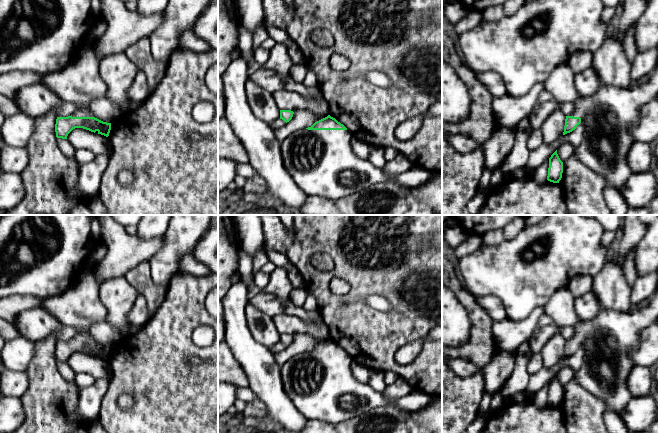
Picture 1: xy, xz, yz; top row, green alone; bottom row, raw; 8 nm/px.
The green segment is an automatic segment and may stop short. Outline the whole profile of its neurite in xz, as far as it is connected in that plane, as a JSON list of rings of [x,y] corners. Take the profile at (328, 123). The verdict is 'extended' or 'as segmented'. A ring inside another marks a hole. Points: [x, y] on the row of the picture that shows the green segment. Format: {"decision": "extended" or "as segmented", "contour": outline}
{"decision": "extended", "contour": [[[327,117],[311,127],[298,130],[280,142],[284,168],[306,196],[319,196],[338,200],[391,177],[383,168],[363,160],[354,153],[351,140],[353,134],[335,118]]]}

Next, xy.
{"decision": "extended", "contour": [[[83,46],[76,59],[63,70],[44,75],[40,83],[52,89],[62,101],[74,103],[78,109],[68,117],[57,117],[57,138],[67,139],[75,128],[109,136],[111,123],[95,118],[86,107],[94,100],[106,97],[107,86],[99,72],[100,59],[91,46]]]}

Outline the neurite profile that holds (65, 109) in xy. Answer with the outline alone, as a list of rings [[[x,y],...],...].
[[[62,101],[60,105],[55,109],[57,117],[68,117],[71,116],[76,110],[78,106],[74,103]]]

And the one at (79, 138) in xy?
[[[83,128],[73,129],[67,136],[75,149],[87,149],[95,155],[110,156],[111,147],[108,137]]]

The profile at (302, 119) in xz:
[[[297,109],[289,122],[283,127],[274,130],[275,138],[281,142],[294,132],[311,127],[315,122],[325,117],[327,116],[318,115],[305,109]]]

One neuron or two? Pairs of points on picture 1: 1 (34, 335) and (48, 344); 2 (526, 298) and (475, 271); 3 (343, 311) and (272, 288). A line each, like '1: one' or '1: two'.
1: two
2: one
3: two

